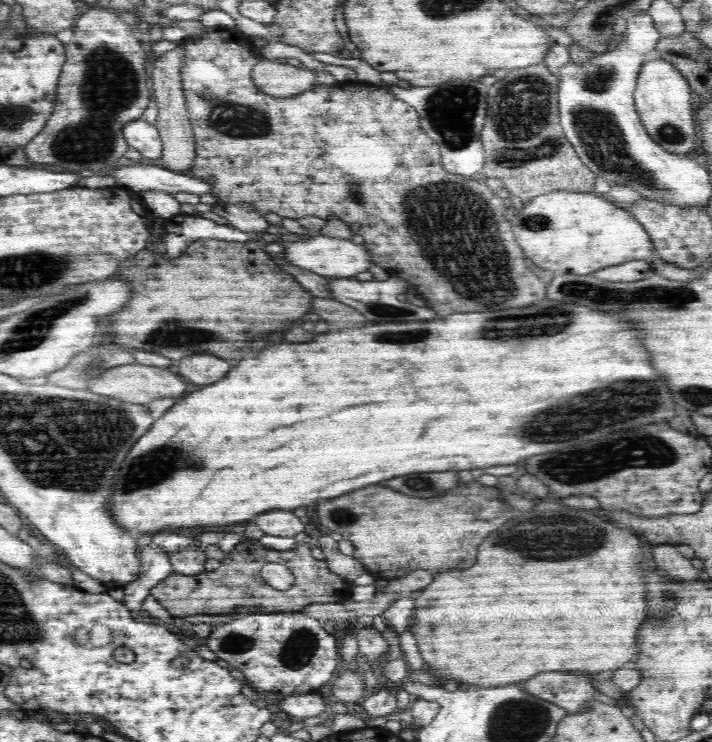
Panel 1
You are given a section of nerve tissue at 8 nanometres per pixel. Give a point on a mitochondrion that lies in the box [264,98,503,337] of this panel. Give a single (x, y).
(381, 310)

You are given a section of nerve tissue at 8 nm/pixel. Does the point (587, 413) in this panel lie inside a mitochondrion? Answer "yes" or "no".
yes

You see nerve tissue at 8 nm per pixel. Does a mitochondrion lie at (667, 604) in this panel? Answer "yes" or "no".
yes

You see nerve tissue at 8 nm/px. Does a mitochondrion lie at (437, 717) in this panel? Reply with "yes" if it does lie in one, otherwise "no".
no

